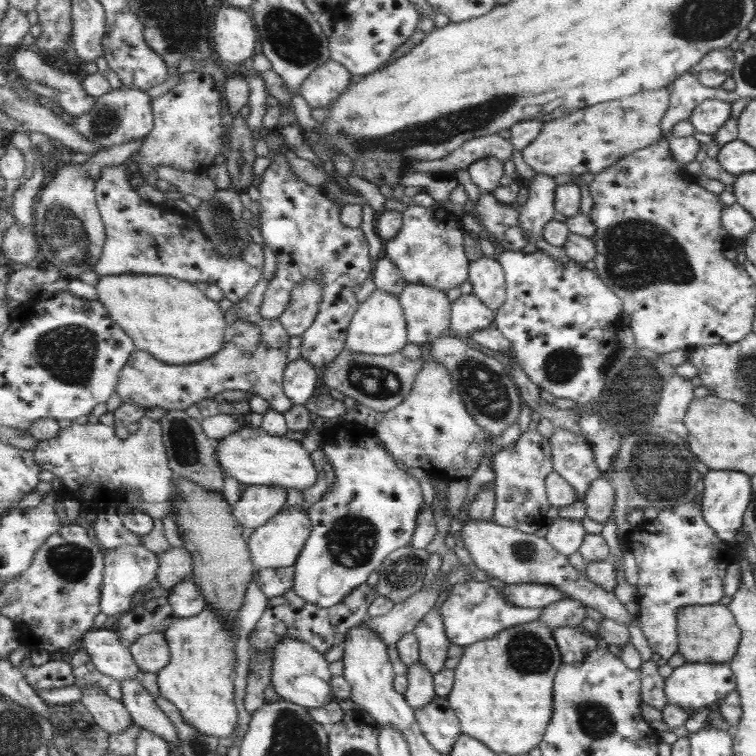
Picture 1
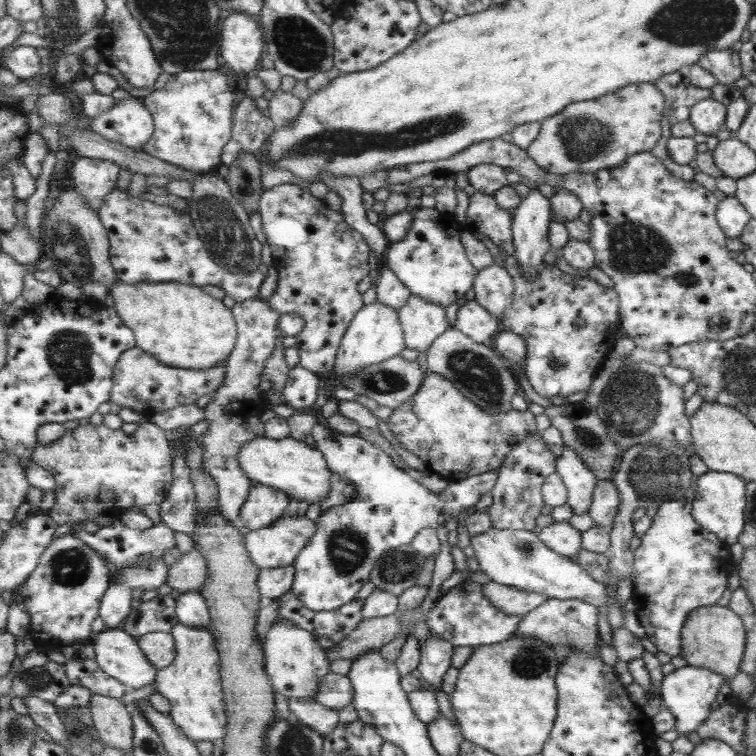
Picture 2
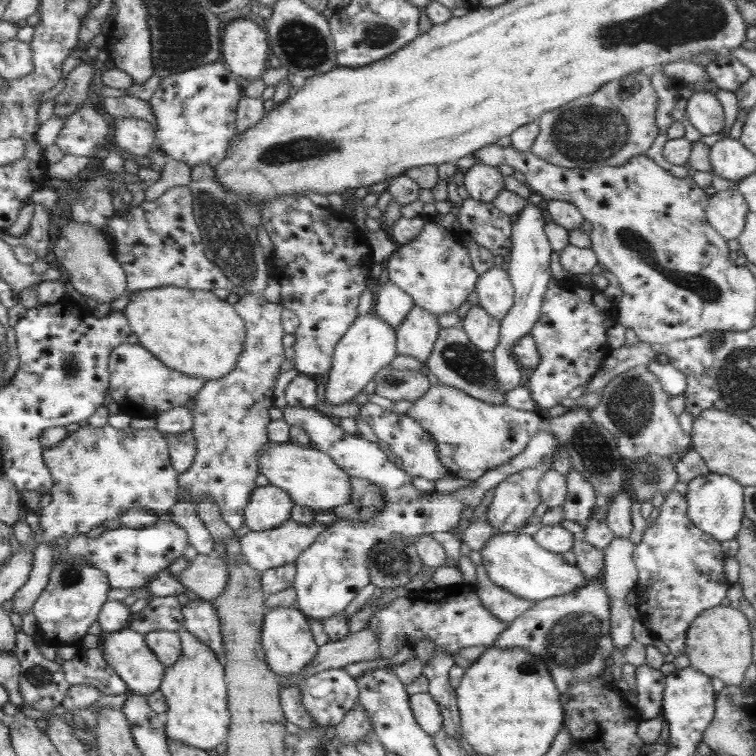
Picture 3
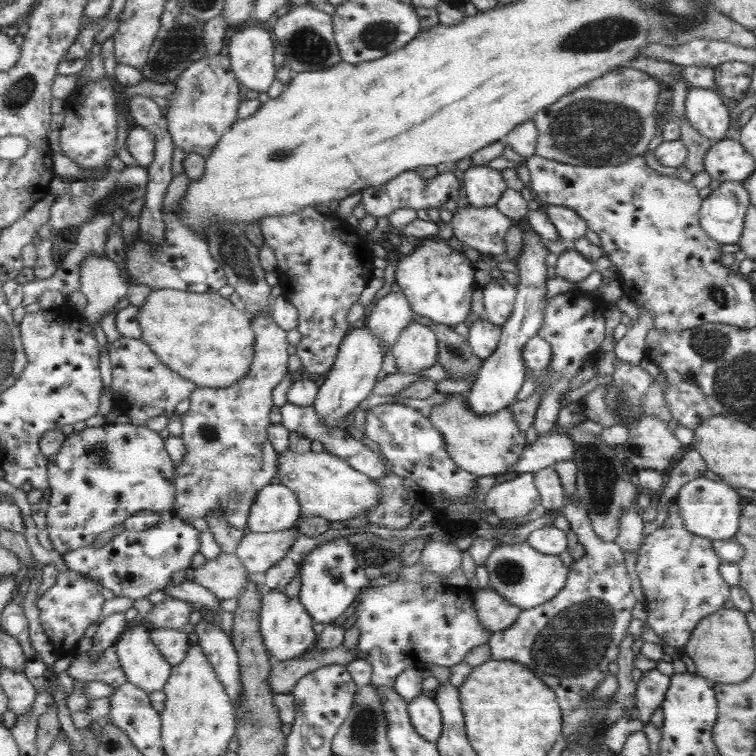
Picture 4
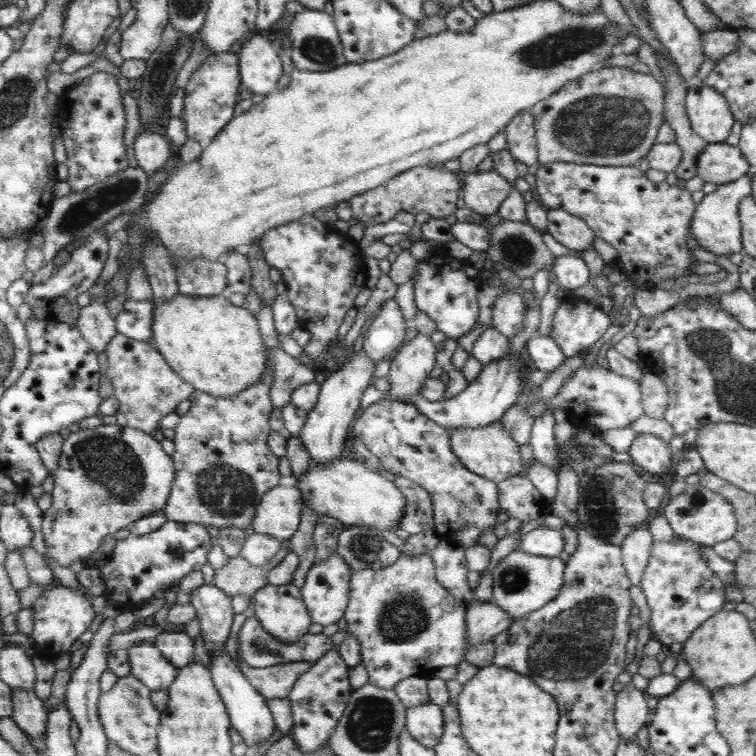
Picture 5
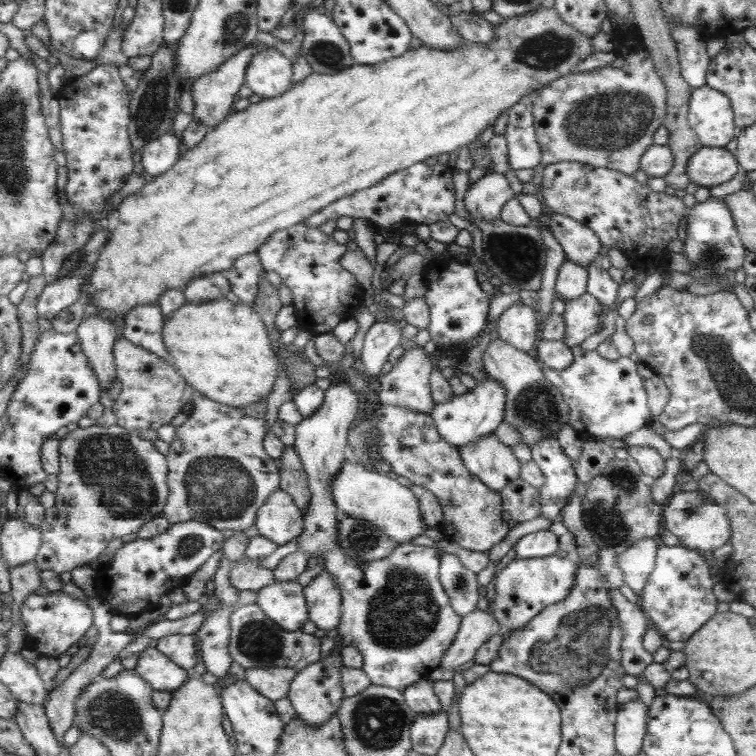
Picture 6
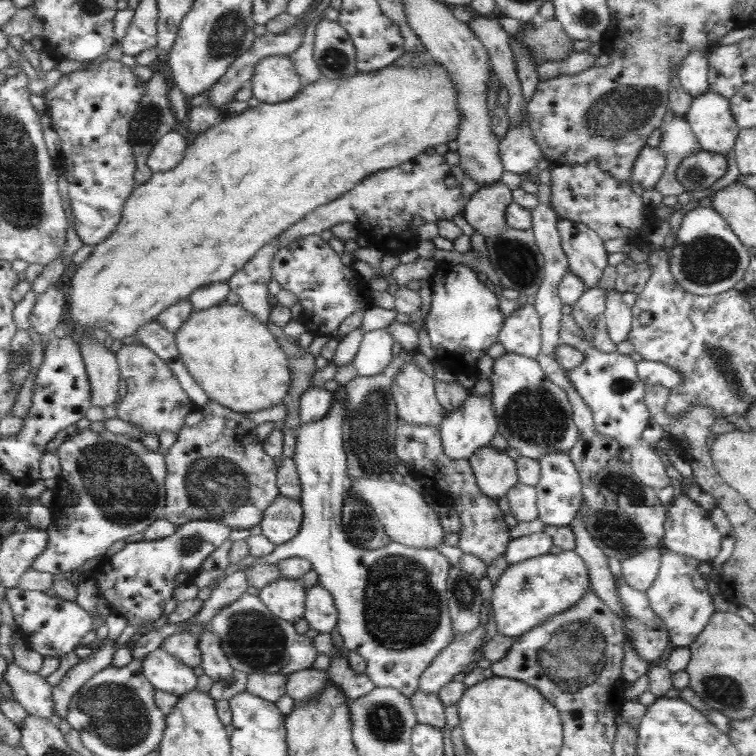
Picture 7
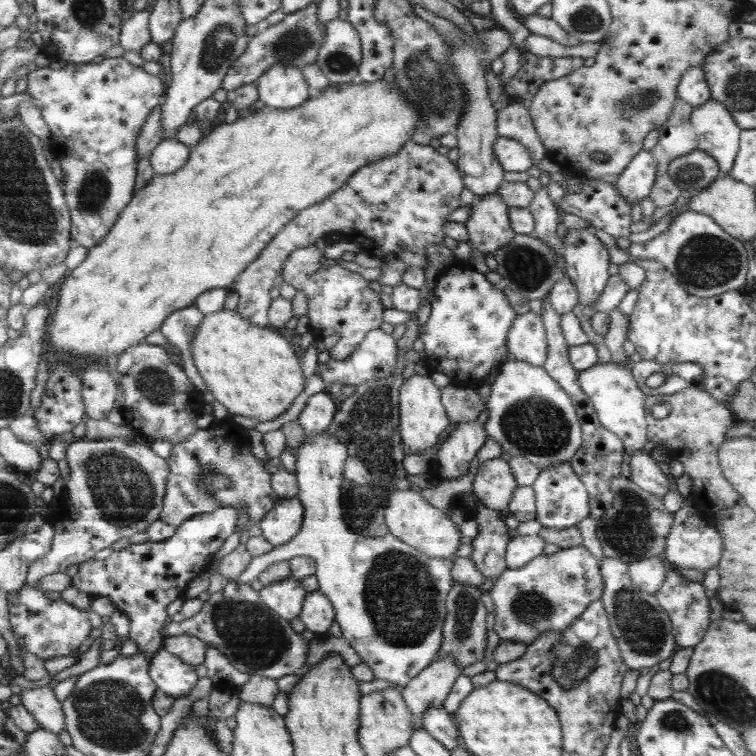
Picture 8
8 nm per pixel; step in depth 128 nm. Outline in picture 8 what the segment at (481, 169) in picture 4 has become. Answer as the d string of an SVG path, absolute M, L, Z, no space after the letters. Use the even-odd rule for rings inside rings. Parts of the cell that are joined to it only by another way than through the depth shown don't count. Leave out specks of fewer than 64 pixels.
M496 192L481 197L463 225L468 245L483 255L493 254L497 248L505 246L514 234L508 219L508 206L496 196Z

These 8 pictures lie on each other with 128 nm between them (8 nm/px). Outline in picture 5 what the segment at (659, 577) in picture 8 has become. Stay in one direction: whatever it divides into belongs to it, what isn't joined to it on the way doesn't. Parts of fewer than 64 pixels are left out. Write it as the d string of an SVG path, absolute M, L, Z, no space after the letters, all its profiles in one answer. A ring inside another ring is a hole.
M646 526L633 528L619 544L623 568L631 586L637 586L651 548L651 535Z

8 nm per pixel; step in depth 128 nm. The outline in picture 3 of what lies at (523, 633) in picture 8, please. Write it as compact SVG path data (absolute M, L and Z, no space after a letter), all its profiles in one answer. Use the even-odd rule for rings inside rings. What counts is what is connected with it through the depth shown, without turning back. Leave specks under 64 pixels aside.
M511 531L492 534L479 553L481 566L493 584L529 602L537 603L539 600L559 597L575 591L585 583L584 576L575 565L569 565L561 555L541 548L531 535L525 533Z

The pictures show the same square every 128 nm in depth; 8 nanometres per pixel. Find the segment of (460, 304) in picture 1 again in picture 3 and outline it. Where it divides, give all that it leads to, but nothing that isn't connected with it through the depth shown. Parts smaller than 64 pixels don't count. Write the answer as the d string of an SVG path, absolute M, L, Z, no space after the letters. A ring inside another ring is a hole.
M479 306L469 308L459 327L467 333L468 339L476 345L477 350L492 352L499 340L499 321L491 318Z

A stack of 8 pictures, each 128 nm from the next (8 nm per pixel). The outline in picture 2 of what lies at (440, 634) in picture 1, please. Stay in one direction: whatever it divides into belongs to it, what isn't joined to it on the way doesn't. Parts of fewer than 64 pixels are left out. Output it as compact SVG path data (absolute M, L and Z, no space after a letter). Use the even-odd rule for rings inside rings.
M429 632L426 641L421 645L422 660L418 671L423 682L429 683L435 691L443 691L445 676L452 668L455 647L442 640L437 634Z

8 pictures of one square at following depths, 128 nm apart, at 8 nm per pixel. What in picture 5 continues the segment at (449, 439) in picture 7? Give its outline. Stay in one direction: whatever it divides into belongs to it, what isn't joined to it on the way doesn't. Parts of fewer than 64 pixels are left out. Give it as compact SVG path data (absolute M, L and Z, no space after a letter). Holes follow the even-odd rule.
M532 290L521 291L525 303L525 318L523 328L509 338L509 356L501 358L497 362L491 362L488 366L483 366L475 380L468 385L455 397L443 399L442 401L431 402L431 400L421 396L411 398L411 404L415 404L419 411L425 416L437 422L448 431L453 432L457 428L477 428L484 427L491 423L497 423L504 413L515 404L521 387L521 362L517 357L524 355L525 343L535 336L537 332L537 323L539 323L539 308L535 304Z

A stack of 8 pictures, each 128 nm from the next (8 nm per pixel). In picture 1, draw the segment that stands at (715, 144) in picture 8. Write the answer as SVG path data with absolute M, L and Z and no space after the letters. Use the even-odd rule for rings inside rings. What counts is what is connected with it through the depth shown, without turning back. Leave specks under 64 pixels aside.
M702 100L693 108L688 121L699 133L713 136L729 118L730 103L717 100Z

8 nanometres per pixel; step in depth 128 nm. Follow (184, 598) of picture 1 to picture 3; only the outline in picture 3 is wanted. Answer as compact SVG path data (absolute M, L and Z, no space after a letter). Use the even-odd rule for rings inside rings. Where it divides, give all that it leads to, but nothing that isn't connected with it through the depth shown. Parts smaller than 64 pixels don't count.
M203 598L188 600L184 606L185 629L208 645L225 664L227 650L222 632L222 623L212 601Z

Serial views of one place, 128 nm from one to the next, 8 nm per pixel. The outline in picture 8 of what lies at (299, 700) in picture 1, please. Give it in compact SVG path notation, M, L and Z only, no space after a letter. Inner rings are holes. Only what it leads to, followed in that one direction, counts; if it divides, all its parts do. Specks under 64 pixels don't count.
M295 577L273 582L260 590L263 603L287 621L300 617L307 594L302 581Z

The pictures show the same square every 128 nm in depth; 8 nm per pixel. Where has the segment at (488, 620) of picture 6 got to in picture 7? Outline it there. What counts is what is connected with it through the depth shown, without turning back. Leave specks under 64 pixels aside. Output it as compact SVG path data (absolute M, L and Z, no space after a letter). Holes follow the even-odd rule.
M481 627L463 637L457 637L421 676L418 690L421 693L439 696L443 686L453 682L455 676L461 674L464 668L473 661L478 653L484 632L485 630Z

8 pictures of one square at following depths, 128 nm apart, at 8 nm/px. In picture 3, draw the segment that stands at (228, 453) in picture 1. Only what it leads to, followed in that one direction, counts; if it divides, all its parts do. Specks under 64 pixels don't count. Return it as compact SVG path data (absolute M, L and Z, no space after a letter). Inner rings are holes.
M271 442L260 456L261 474L268 479L268 484L284 488L296 504L313 508L314 512L335 512L335 508L341 504L349 504L353 498L352 476L349 475L336 460L333 460L329 453L319 450L315 446L301 446L293 442L283 442L283 444Z

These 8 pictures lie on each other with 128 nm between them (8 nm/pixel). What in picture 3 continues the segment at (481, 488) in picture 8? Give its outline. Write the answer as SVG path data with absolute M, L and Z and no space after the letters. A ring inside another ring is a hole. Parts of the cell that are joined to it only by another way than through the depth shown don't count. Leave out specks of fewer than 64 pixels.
M438 382L433 384L425 396L415 400L407 412L415 417L437 443L441 463L459 478L475 480L485 472L493 470L519 454L525 445L541 430L539 422L543 418L534 410L516 410L503 404L493 406Z

